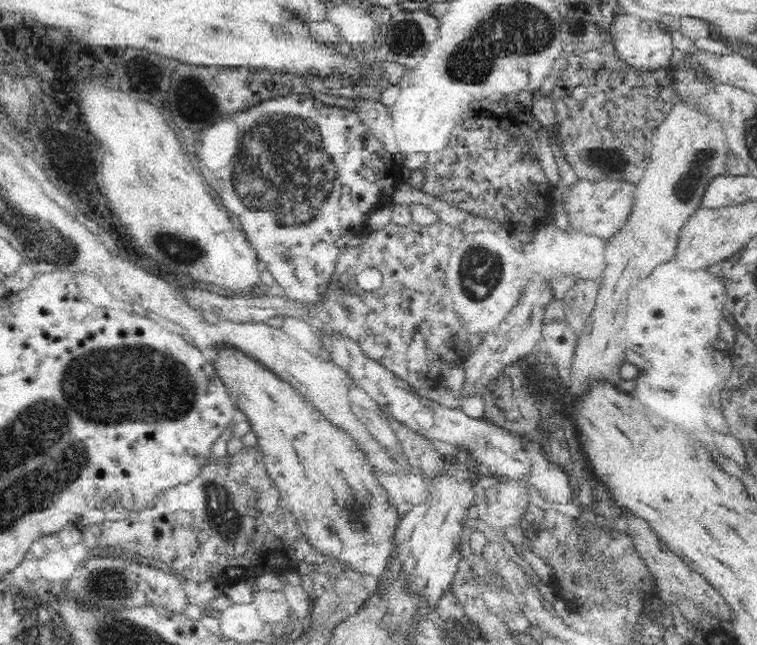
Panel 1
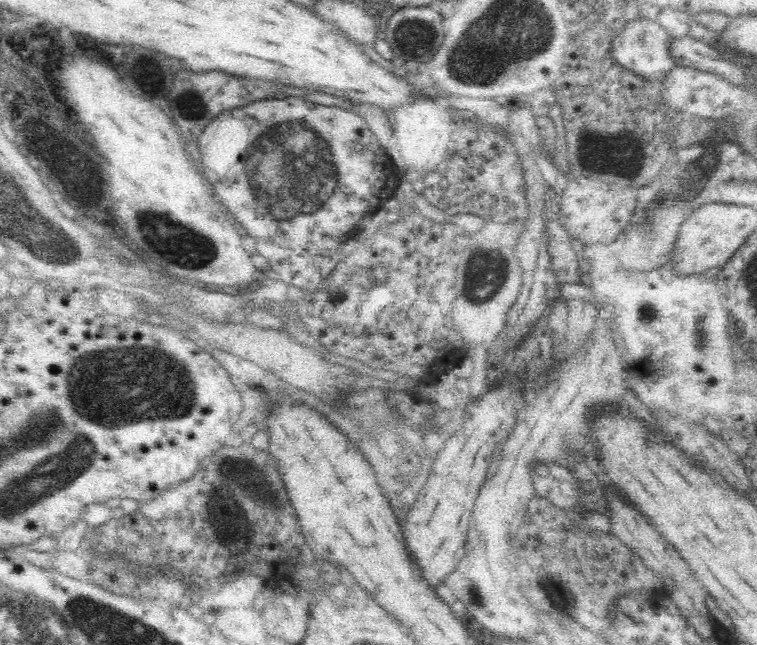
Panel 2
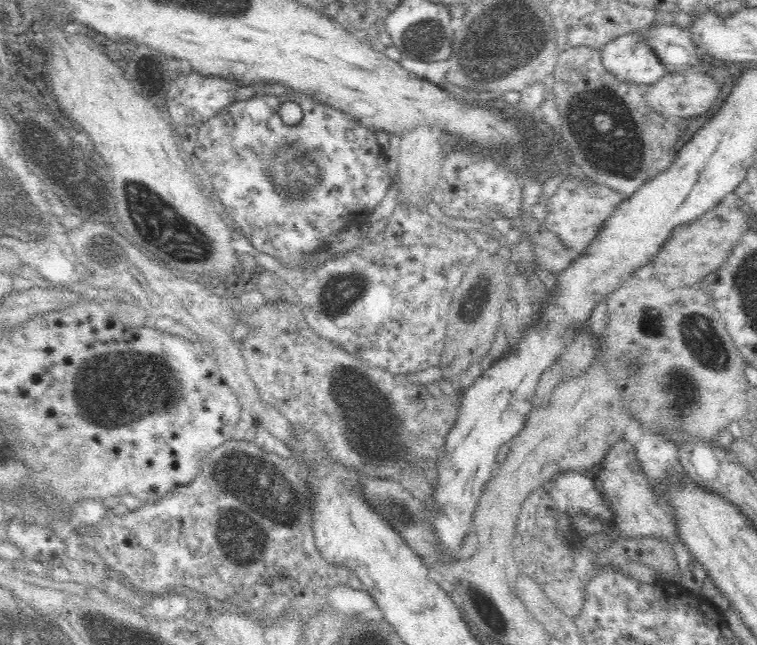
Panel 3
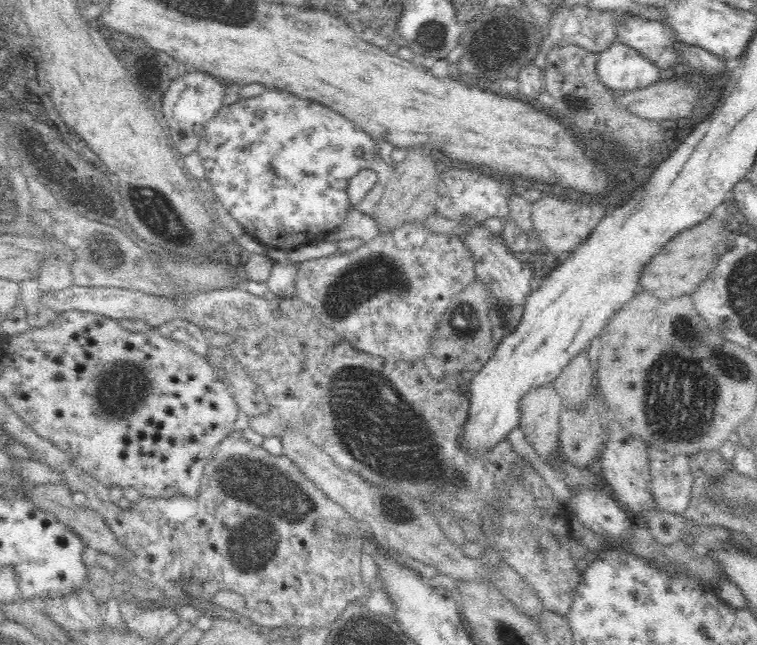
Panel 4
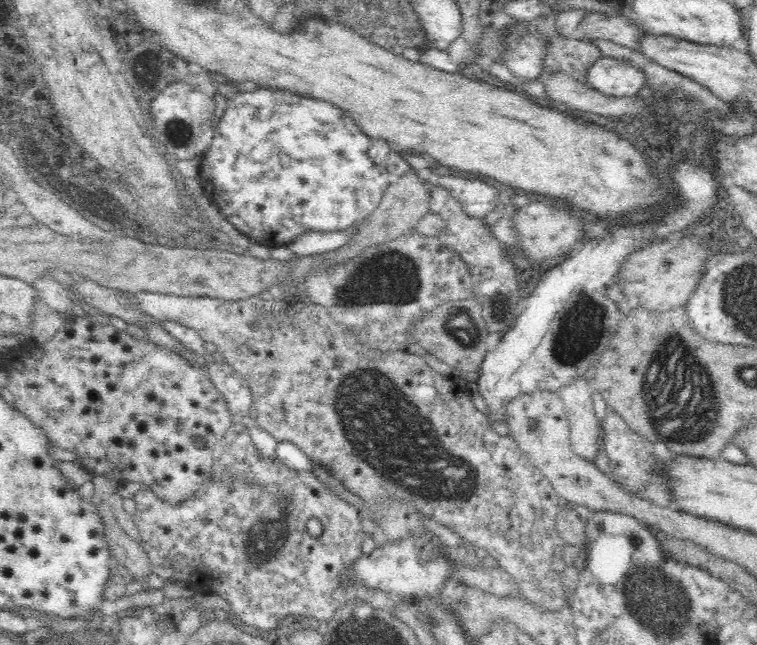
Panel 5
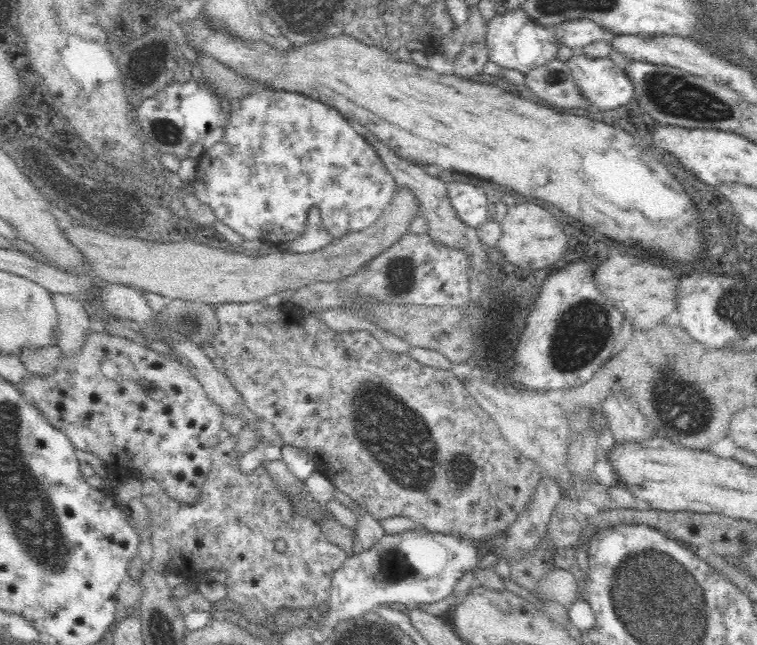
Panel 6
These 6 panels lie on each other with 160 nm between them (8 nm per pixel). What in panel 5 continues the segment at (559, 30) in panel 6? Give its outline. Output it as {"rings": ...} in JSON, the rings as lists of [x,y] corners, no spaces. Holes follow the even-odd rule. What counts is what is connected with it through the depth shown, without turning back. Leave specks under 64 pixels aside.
{"rings":[[[588,12],[580,20],[577,36],[592,42],[598,39],[613,40],[616,44],[639,51],[638,40],[646,34],[640,26],[632,23],[626,15],[602,16]]]}

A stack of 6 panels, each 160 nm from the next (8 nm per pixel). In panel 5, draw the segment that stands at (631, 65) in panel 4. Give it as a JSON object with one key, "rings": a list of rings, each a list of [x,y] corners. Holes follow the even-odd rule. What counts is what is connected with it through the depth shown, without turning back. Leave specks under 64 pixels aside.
{"rings":[[[600,57],[585,75],[586,82],[601,94],[624,98],[634,96],[644,84],[644,73],[628,59]]]}

